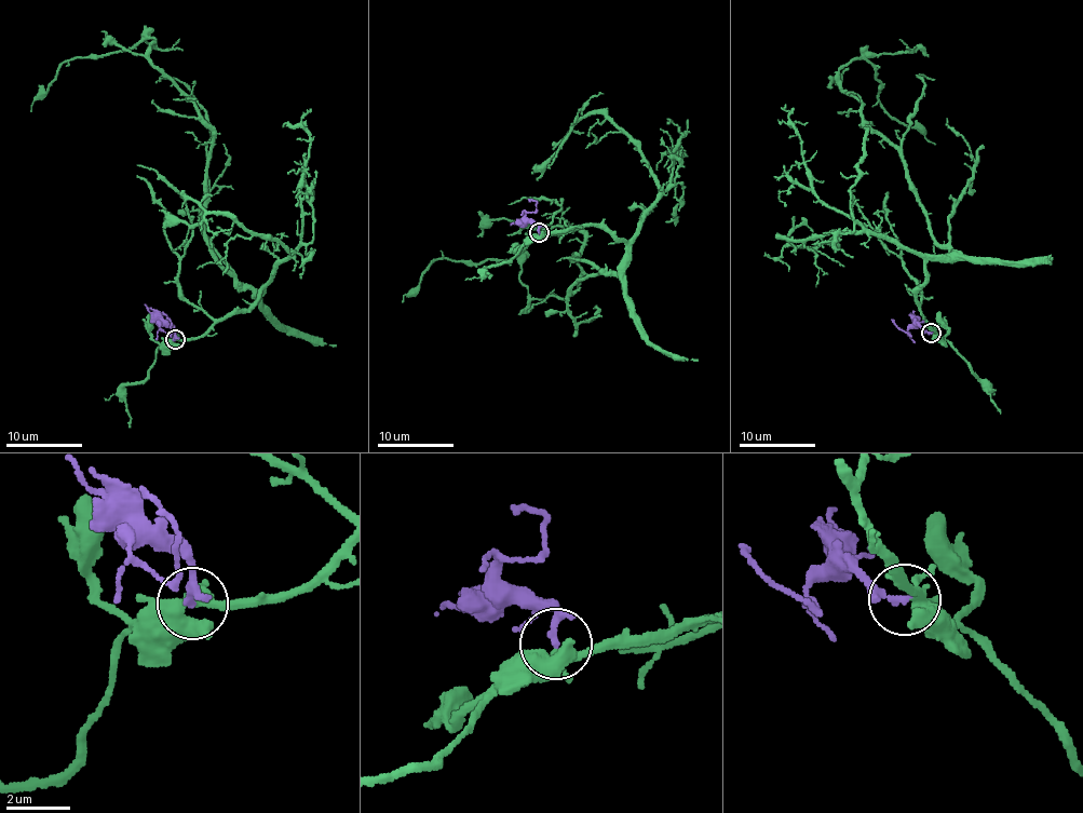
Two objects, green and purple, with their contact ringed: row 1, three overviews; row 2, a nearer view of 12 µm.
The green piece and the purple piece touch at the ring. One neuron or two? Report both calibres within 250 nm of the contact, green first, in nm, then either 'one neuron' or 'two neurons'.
calibres 320 and 150 nm; one neuron

